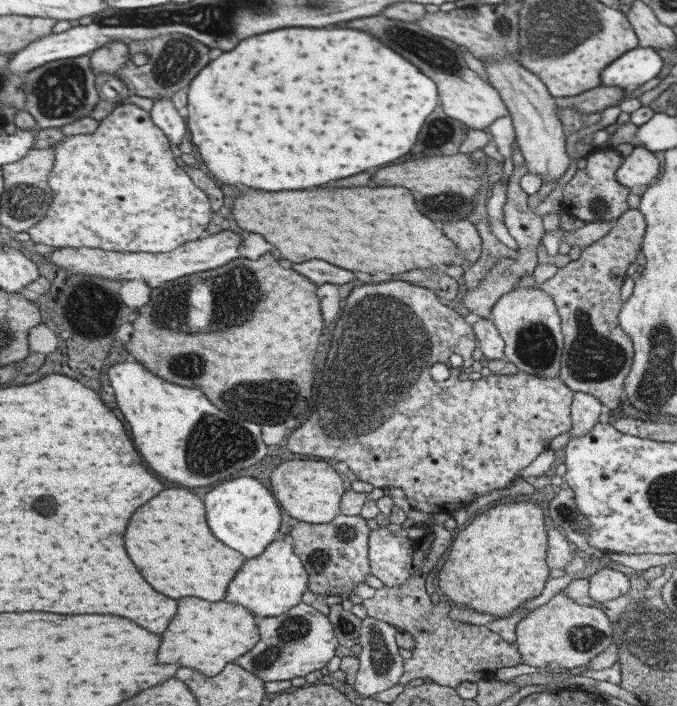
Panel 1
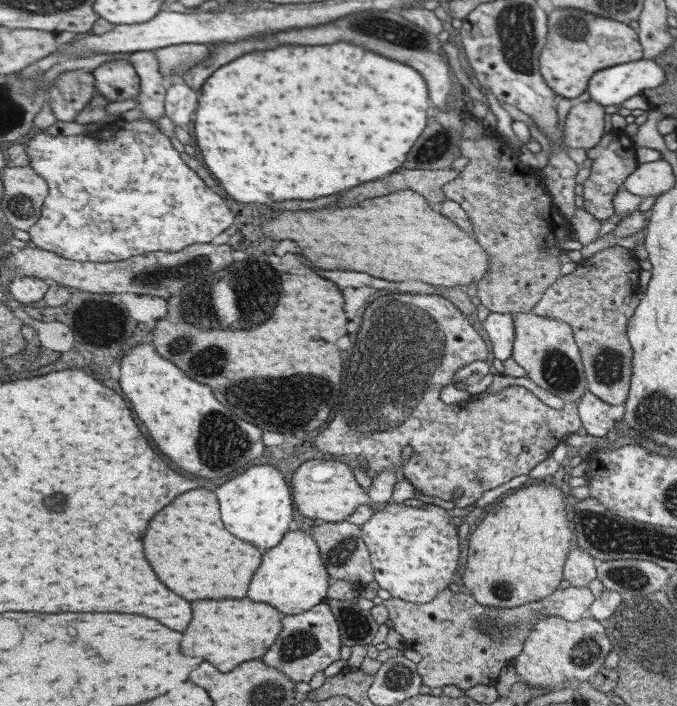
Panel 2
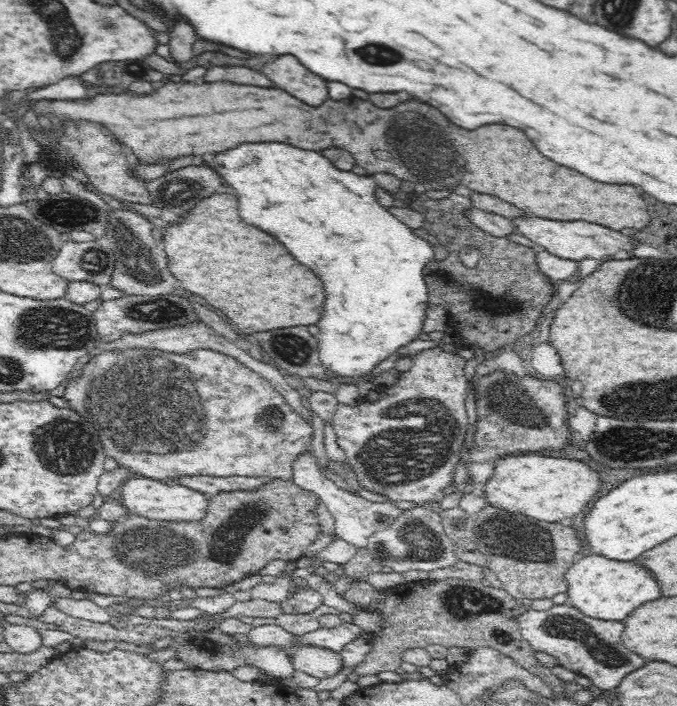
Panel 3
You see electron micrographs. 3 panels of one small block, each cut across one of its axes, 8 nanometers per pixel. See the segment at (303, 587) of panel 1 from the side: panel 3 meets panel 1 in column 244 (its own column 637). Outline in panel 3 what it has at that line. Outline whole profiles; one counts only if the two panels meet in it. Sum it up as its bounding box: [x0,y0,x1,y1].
[566,556,658,621]

